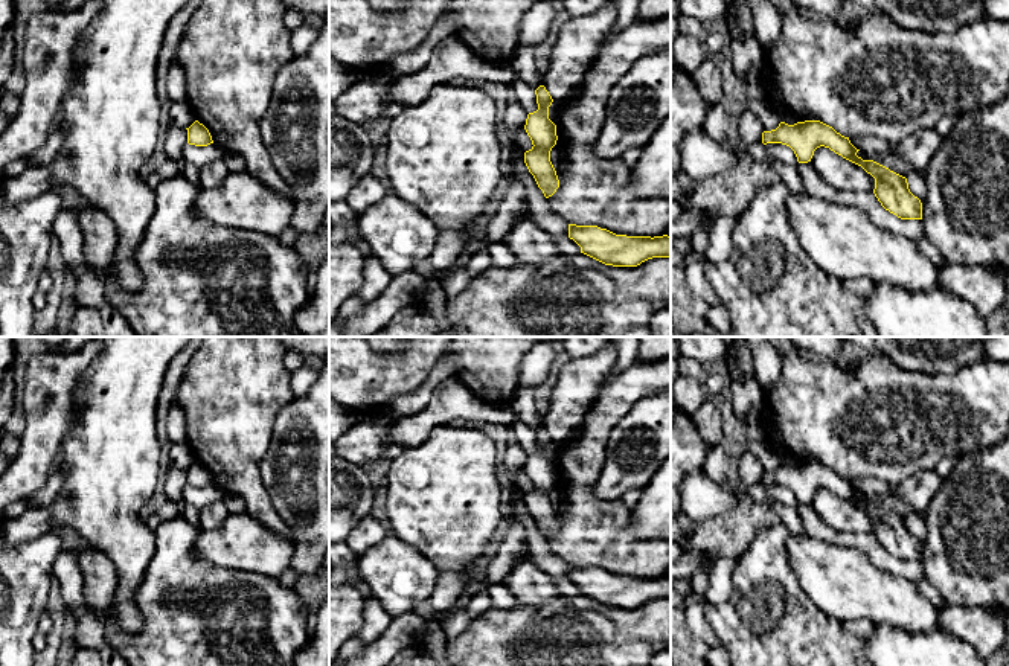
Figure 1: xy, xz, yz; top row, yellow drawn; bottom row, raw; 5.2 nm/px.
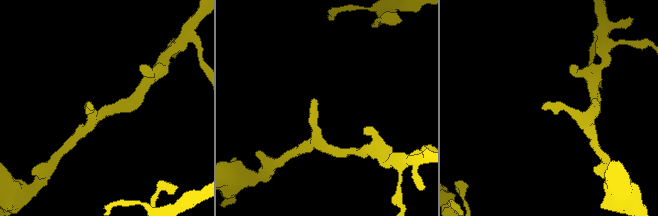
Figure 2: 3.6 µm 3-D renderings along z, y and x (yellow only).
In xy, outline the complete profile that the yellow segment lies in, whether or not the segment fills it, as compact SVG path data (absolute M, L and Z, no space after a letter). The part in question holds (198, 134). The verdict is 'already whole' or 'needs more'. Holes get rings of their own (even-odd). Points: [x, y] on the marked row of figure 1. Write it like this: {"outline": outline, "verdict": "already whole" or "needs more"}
{"outline": "M195 120L187 130L187 143L195 146L207 146L213 143L209 130Z", "verdict": "already whole"}

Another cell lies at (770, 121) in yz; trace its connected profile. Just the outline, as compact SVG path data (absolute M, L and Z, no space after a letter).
M745 96L744 107L747 111L751 111L759 117L764 131L776 130L782 122L780 117L774 113L774 110L768 104L756 102Z

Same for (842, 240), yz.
M791 194L786 212L803 250L832 277L867 277L911 293L939 287L939 270L915 241L876 226L858 207Z

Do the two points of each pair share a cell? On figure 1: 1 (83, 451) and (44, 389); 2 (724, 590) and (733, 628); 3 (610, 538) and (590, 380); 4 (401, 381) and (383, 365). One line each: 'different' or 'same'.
1: different
2: different
3: different
4: same

